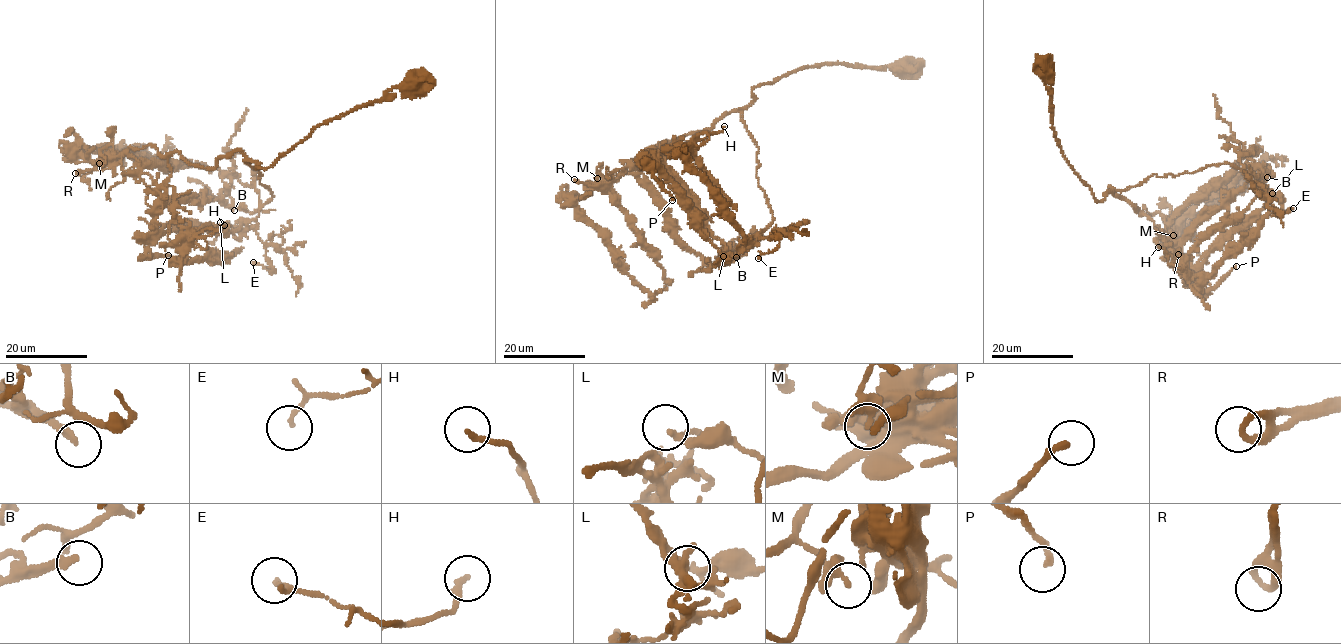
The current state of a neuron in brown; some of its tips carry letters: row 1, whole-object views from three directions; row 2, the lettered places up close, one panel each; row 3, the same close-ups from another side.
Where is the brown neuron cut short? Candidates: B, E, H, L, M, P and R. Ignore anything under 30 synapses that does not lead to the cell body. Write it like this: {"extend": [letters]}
{"extend": []}

